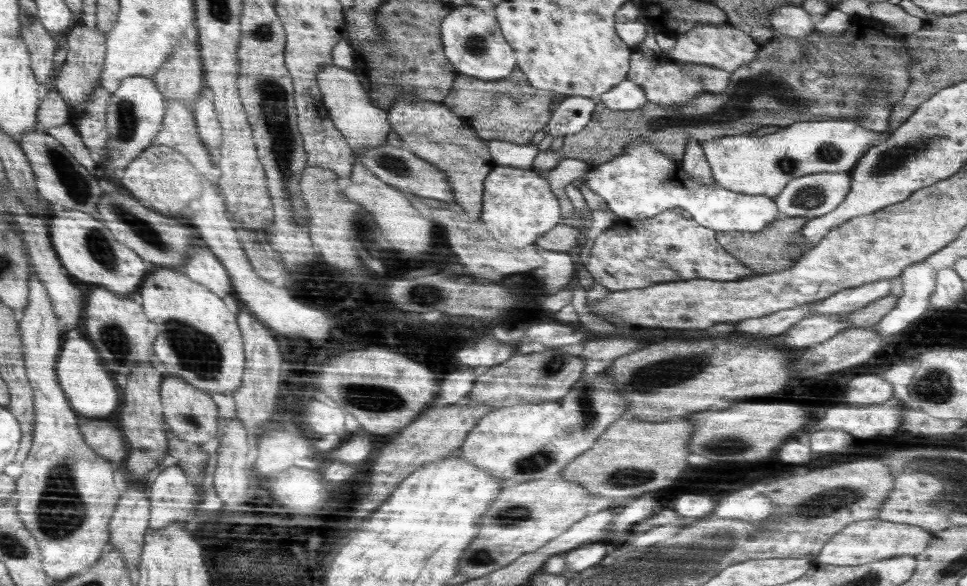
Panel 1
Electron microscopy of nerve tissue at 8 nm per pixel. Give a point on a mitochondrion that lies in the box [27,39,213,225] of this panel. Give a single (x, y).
(76, 185)

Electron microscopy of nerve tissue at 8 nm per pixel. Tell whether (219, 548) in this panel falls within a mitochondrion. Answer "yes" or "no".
no

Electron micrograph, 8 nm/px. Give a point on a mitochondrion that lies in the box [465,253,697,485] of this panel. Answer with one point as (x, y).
(589, 415)

